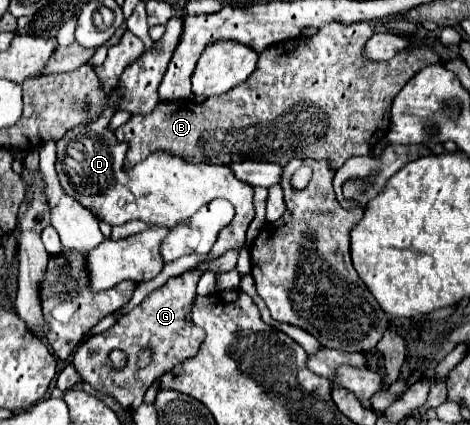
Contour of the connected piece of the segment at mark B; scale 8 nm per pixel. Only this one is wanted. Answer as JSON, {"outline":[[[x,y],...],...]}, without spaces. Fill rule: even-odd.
{"outline":[[[331,22],[315,36],[297,36],[275,46],[269,46],[259,54],[255,72],[221,96],[211,96],[205,102],[177,100],[177,102],[159,102],[149,114],[135,114],[127,124],[115,130],[119,142],[129,144],[127,168],[145,160],[147,154],[157,150],[169,150],[185,158],[187,162],[213,162],[229,164],[239,162],[241,158],[253,158],[263,162],[275,162],[285,166],[291,158],[313,158],[329,160],[337,170],[345,160],[353,156],[367,156],[373,150],[375,140],[383,140],[389,128],[389,102],[413,78],[423,66],[437,64],[441,58],[429,44],[415,44],[399,52],[389,62],[365,62],[361,58],[361,48],[373,36],[373,26],[367,22],[341,24]]]}

